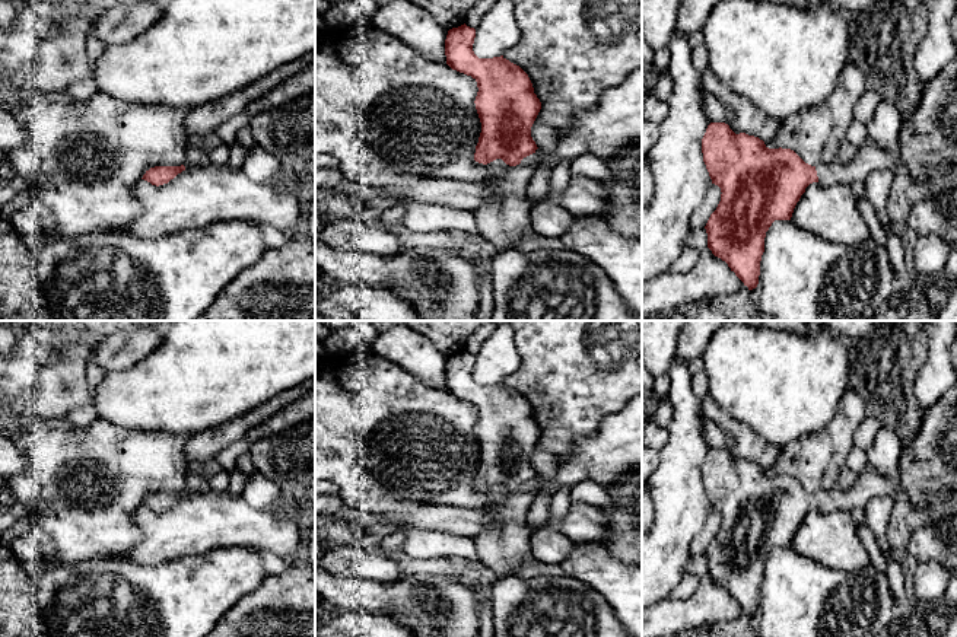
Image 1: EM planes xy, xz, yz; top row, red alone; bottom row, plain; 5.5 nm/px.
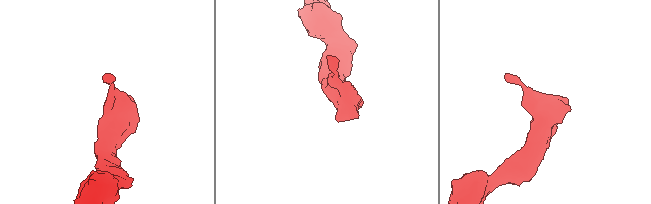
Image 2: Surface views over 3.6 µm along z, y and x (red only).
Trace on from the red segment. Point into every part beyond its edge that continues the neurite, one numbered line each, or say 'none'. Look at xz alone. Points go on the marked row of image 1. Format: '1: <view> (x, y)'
1: xz (504, 220)

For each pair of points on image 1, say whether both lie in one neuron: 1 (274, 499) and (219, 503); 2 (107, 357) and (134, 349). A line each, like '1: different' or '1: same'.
1: different
2: same

